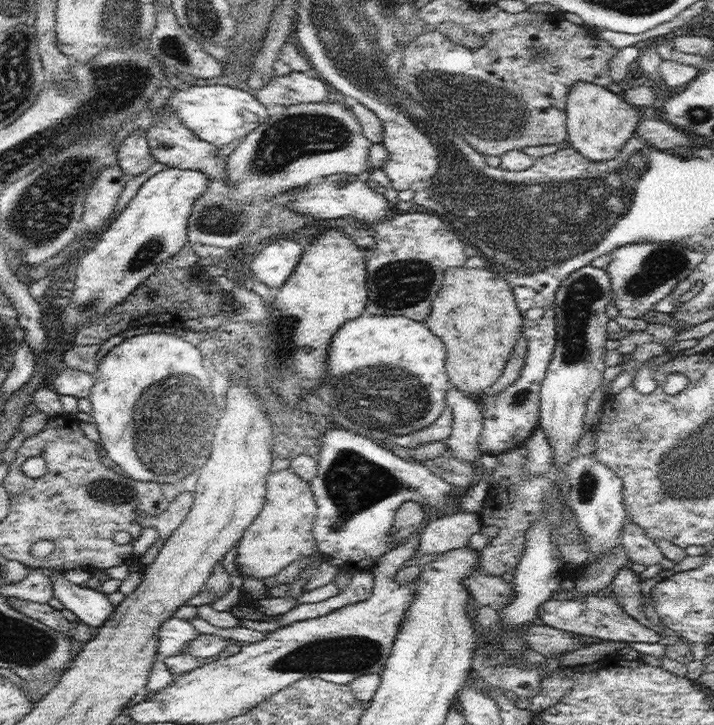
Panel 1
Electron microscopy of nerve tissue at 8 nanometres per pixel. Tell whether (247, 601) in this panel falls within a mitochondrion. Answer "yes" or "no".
no

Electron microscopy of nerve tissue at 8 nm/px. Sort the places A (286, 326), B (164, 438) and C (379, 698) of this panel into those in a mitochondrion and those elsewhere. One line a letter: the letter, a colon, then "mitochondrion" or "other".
A: mitochondrion
B: mitochondrion
C: other

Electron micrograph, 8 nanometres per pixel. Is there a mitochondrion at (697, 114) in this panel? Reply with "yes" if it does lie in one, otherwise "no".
yes

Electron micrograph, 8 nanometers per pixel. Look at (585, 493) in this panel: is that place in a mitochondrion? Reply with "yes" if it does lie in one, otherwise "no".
yes

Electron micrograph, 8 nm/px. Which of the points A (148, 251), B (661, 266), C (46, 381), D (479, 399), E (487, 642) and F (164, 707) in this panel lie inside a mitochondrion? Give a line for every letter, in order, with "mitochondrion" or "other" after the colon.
A: mitochondrion
B: mitochondrion
C: other
D: other
E: other
F: other

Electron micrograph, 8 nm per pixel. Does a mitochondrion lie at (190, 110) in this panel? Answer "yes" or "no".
no

